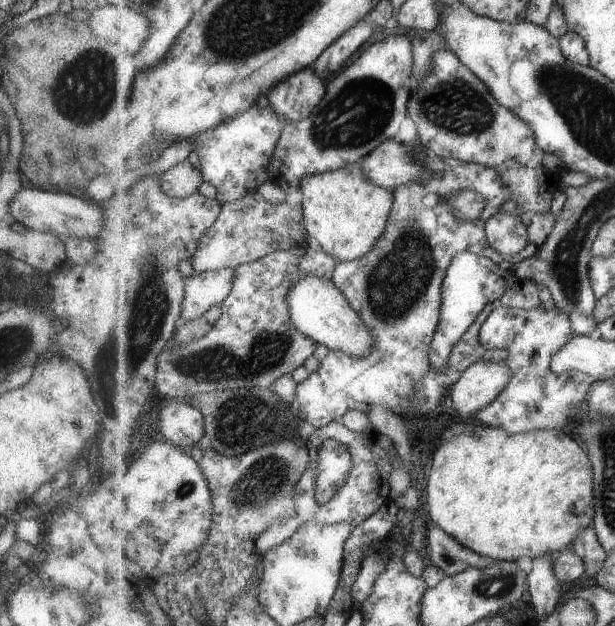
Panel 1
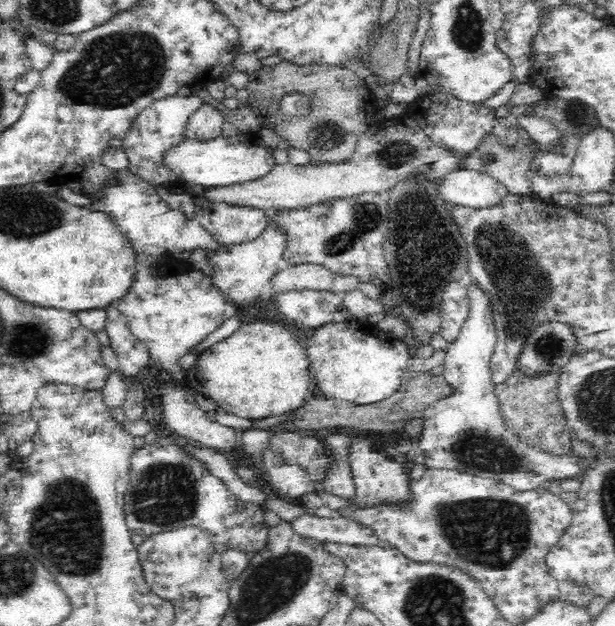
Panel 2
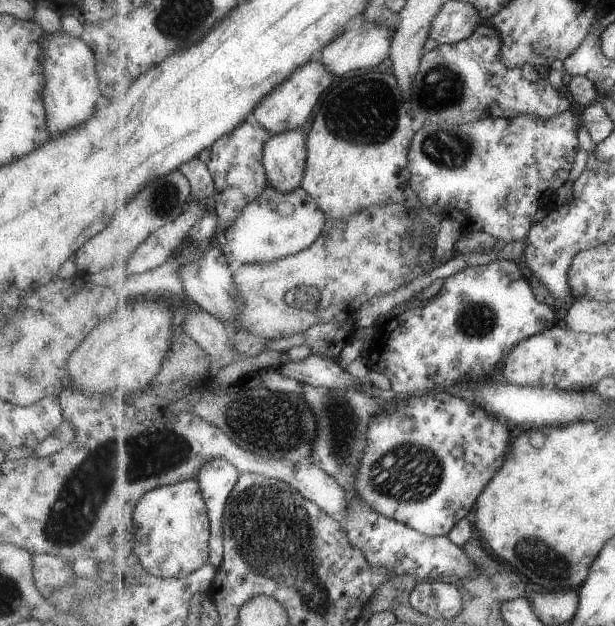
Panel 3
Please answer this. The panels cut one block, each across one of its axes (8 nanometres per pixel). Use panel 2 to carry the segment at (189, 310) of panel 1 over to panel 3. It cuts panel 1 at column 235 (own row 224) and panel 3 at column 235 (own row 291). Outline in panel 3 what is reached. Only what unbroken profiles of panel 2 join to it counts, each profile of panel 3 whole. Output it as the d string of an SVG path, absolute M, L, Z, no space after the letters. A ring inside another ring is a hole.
M267 186L266 190L255 201L249 202L249 205L245 206L244 212L240 215L240 217L238 217L230 227L227 227L225 230L223 230L226 236L226 242L221 246L221 248L225 252L228 261L237 262L237 264L240 264L240 267L243 267L245 264L253 265L254 263L269 263L279 261L287 256L299 254L299 252L311 247L324 232L325 222L327 222L327 215L325 215L324 212L317 207L315 199L313 199L302 187L295 191L283 193L274 187Z

